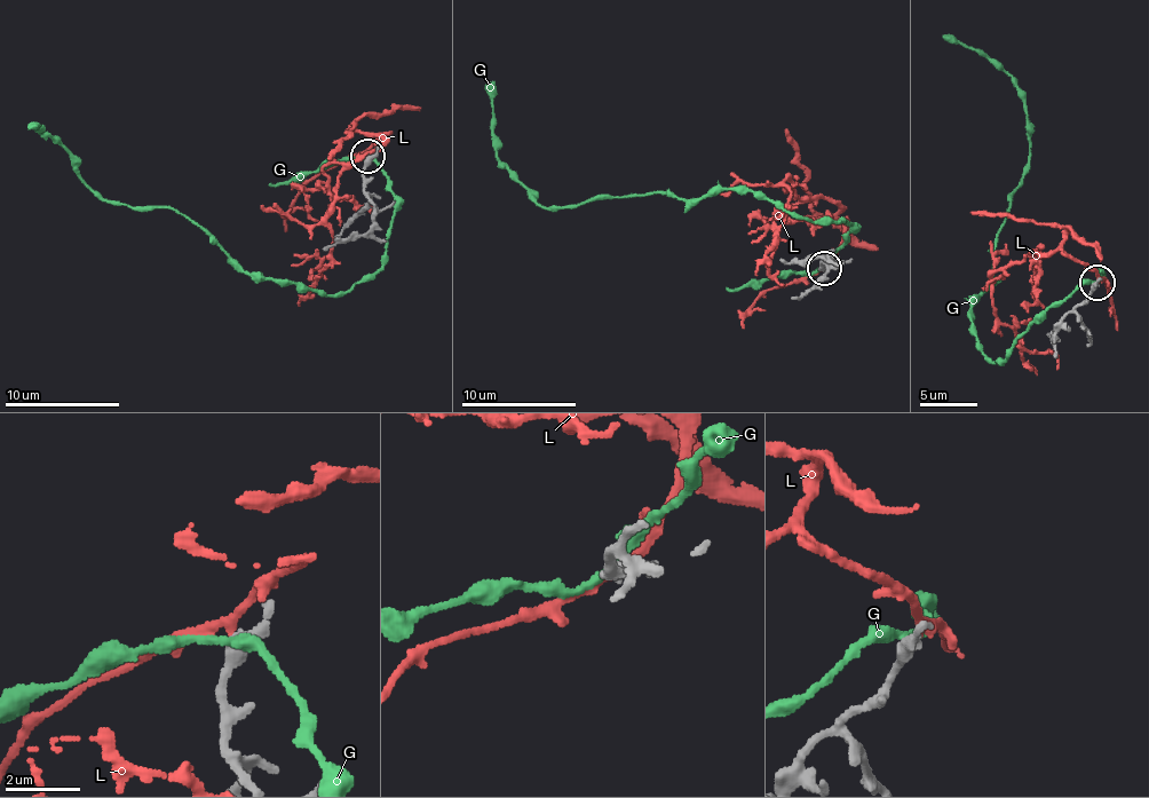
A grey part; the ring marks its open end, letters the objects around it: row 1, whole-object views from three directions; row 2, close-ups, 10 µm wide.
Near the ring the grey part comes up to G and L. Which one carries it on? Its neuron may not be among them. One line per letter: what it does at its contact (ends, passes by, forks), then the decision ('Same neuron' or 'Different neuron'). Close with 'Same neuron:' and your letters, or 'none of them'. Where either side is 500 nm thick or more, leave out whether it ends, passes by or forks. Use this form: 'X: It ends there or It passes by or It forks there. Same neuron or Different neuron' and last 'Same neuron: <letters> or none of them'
G: It passes by. Different neuron
L: It passes by. Same neuron
Same neuron: L

